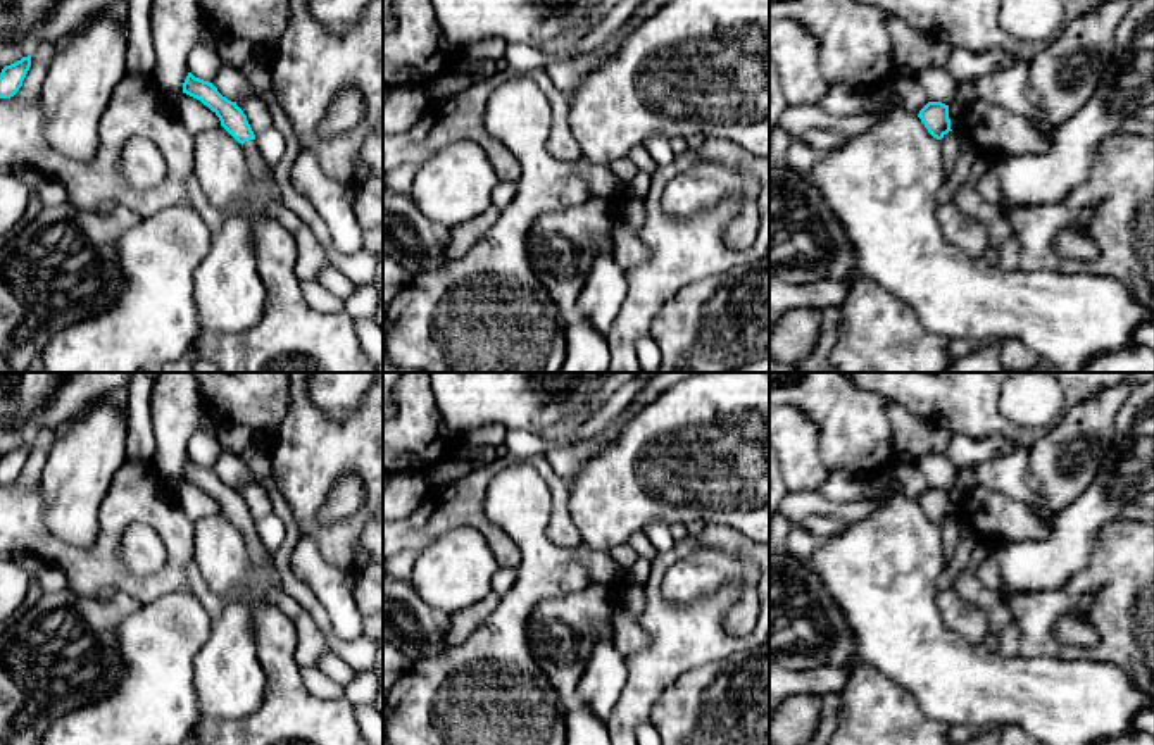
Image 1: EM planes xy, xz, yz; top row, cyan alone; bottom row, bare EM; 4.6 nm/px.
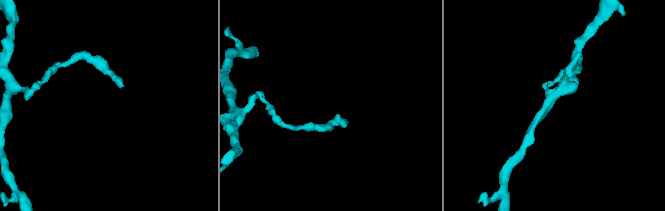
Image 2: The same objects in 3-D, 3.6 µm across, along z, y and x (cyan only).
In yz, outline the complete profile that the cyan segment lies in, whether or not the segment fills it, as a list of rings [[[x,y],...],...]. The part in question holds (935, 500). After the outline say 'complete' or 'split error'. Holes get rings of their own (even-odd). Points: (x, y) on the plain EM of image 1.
[[[928,488],[918,500],[928,519],[942,526],[950,516],[949,491],[942,488]]] | complete

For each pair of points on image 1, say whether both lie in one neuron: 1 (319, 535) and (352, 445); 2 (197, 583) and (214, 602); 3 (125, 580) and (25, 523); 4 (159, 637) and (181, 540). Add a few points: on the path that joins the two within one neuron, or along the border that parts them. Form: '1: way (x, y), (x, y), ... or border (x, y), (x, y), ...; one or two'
1: way (311, 513), (311, 487), (330, 468); one
2: way (200, 588), (209, 597); one
3: way (100, 568), (85, 568), (49, 547); one
4: border (185, 587), (144, 604); two

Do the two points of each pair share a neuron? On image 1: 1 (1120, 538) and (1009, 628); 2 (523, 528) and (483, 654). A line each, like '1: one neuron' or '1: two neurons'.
1: two neurons
2: one neuron

